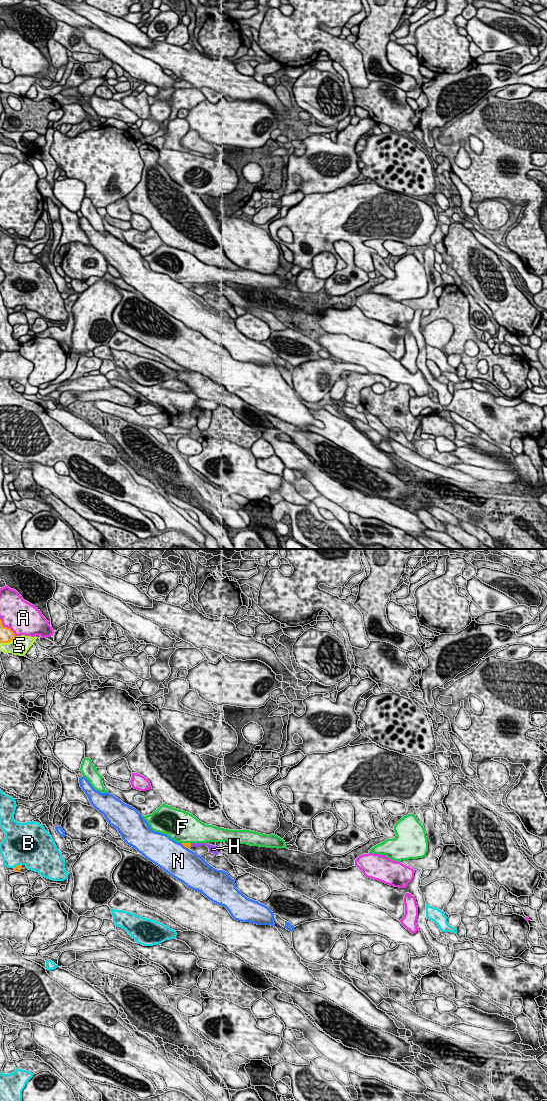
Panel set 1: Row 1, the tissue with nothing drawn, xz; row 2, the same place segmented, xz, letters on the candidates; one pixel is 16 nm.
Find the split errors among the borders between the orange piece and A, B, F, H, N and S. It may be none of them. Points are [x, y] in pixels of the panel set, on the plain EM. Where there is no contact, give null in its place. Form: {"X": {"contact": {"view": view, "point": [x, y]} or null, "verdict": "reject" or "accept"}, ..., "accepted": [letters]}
{"A": {"contact": {"view": "xz", "point": [6, 67]}, "verdict": "reject"}, "B": {"contact": {"view": "xz", "point": [18, 305]}, "verdict": "reject"}, "F": {"contact": {"view": "xz", "point": [186, 283]}, "verdict": "reject"}, "H": {"contact": {"view": "xz", "point": [190, 285]}, "verdict": "reject"}, "N": {"contact": {"view": "xz", "point": [185, 286]}, "verdict": "reject"}, "S": {"contact": {"view": "xz", "point": [8, 82]}, "verdict": "reject"}, "accepted": []}

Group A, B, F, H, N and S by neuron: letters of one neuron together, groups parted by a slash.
A / B / F / H / N / S

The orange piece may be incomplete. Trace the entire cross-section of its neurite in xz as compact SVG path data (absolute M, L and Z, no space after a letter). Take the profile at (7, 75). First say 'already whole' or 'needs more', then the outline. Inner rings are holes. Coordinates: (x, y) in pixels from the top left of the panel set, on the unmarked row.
already whole; M0 59L0 83L9 83L15 78L14 72L7 67L4 67Z

